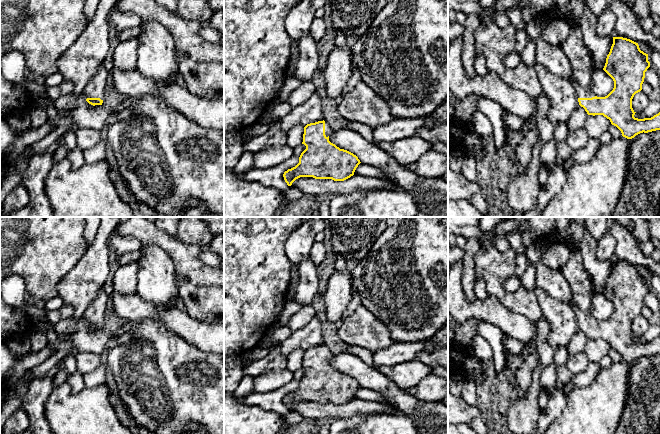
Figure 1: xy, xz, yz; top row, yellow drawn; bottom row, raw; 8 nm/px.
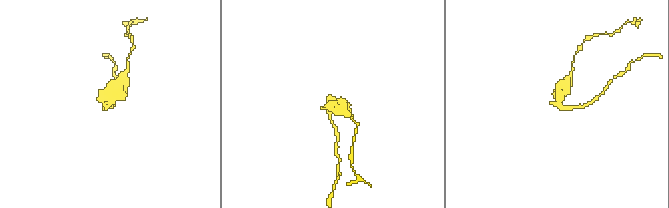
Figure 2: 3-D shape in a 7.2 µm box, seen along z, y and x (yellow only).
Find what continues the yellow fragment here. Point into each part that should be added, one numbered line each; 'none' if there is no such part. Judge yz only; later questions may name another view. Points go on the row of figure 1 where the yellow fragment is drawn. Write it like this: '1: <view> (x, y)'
1: yz (581, 92)

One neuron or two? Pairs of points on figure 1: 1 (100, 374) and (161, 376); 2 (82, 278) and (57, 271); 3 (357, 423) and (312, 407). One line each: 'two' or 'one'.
1: two
2: two
3: two

